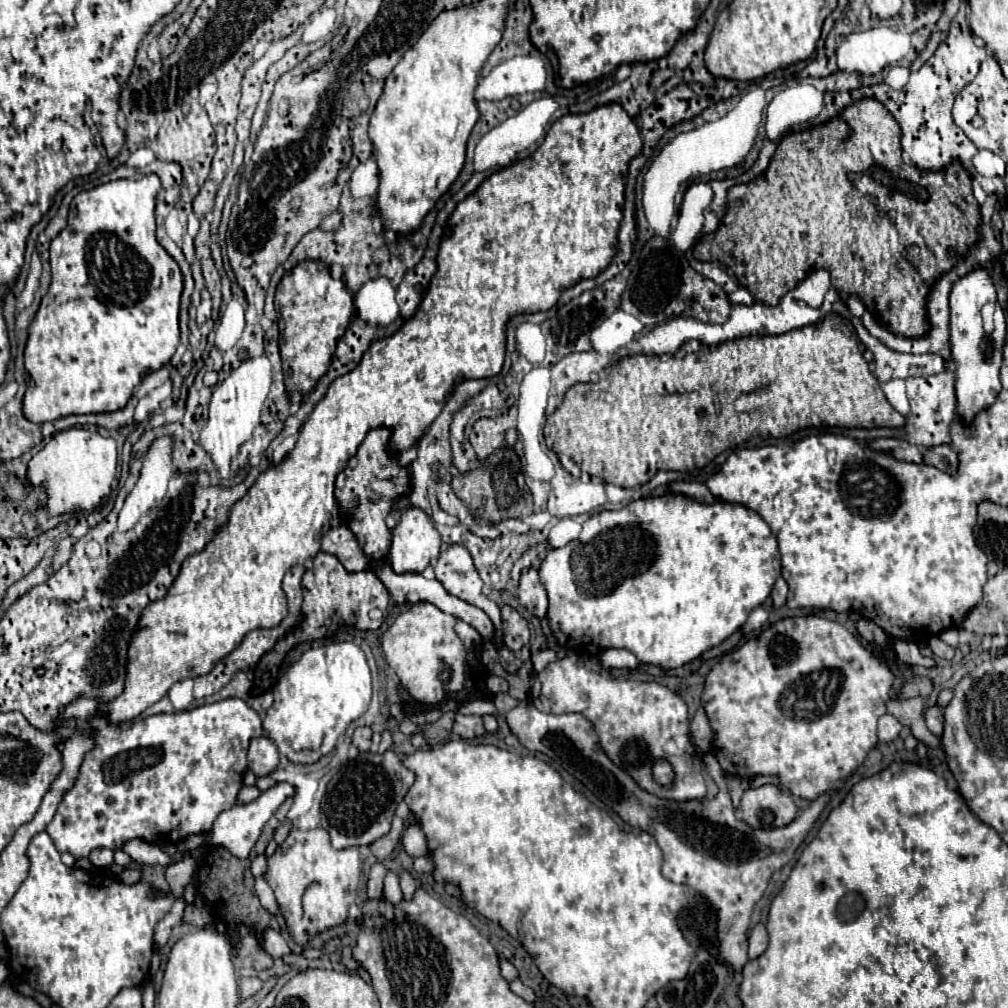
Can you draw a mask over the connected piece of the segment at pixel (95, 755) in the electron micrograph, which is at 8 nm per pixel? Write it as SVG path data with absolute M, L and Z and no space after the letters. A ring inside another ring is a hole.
M224 699L224 701L218 701L218 703L210 703L210 705L202 705L202 707L194 707L194 709L188 709L188 711L178 711L178 713L158 713L158 715L150 715L142 721L136 721L134 725L130 725L126 731L120 731L118 737L114 739L108 739L104 735L100 735L98 731L92 731L92 737L94 737L94 749L88 751L84 755L84 761L80 765L80 771L78 771L78 779L74 783L74 787L70 791L64 793L60 805L58 805L58 813L54 817L54 821L48 825L48 833L50 837L54 839L56 843L56 849L60 853L72 853L76 859L82 859L82 857L88 857L92 849L98 849L98 847L108 847L108 849L116 849L120 845L124 845L126 841L130 839L144 839L148 843L154 843L162 849L168 849L172 845L178 845L182 839L186 839L188 835L192 833L206 833L210 831L212 823L216 821L216 817L230 809L234 803L236 803L236 795L242 787L242 775L246 771L246 751L248 751L248 743L250 739L254 737L262 737L264 735L264 729L262 729L262 721L258 717L258 713L248 705L244 703L242 699Z

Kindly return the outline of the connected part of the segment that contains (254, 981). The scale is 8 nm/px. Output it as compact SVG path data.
M242 977L240 979L240 995L242 995L242 999L252 997L254 993L258 993L260 987L262 987L262 979L258 979L258 977Z

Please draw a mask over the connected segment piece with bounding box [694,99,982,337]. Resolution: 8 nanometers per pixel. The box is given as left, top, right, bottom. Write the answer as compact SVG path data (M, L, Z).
M862 99L860 103L840 113L836 119L820 127L786 135L780 141L768 169L760 177L756 177L748 185L734 185L728 191L728 211L722 219L724 227L720 225L716 233L704 235L702 241L694 247L694 257L702 261L720 261L726 267L730 267L738 283L746 287L756 297L756 301L762 301L764 305L778 305L778 301L790 289L794 289L810 271L826 269L832 275L834 289L846 295L858 295L858 299L862 299L862 303L868 309L874 309L876 317L880 319L882 325L886 325L886 329L890 329L890 333L900 335L900 337L922 337L922 333L930 329L930 325L926 325L926 293L930 293L930 285L934 285L934 281L938 281L938 277L942 277L946 269L952 269L956 261L960 261L970 251L970 247L976 241L980 241L978 227L982 225L982 215L980 215L980 205L972 195L970 175L962 173L962 185L960 185L960 179L956 183L946 181L946 173L932 173L932 171L922 171L918 167L906 165L902 159L900 137L902 137L900 125L894 121L888 109L876 99Z

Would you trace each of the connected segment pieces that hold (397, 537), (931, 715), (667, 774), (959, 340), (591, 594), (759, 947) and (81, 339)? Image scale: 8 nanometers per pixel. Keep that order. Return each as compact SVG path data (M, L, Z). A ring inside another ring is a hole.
M410 507L392 529L388 559L394 573L422 573L432 559L438 559L440 543L432 519L424 511Z
M928 707L926 709L926 727L934 733L934 735L942 735L944 729L944 717L942 717L942 709L940 707Z
M656 759L652 773L654 773L654 781L658 781L660 785L670 787L674 783L674 769L666 759Z
M980 269L972 271L960 281L956 281L950 293L950 341L952 341L952 361L956 365L956 419L964 425L970 425L976 413L990 407L998 393L1000 385L1000 365L1002 365L1002 347L1006 343L1006 317L1002 307L996 305L994 313L994 331L988 335L982 327L980 309L988 303L996 303L996 289L990 277L990 271Z
M666 493L662 497L644 497L644 499L628 503L620 511L602 511L600 515L584 523L578 539L570 541L562 549L548 551L540 567L540 581L544 583L548 591L548 599L550 599L548 623L550 623L554 637L558 639L562 647L574 653L590 653L590 655L598 655L610 647L616 647L616 649L622 647L622 649L632 651L642 663L658 665L664 669L674 669L674 667L682 667L690 663L692 659L700 657L710 647L720 645L734 631L738 631L746 623L750 611L766 601L778 575L780 575L780 551L778 551L776 537L766 525L766 521L756 511L746 509L744 505L738 505L738 503L710 503L710 505L698 503L696 499L688 495L680 495L680 493Z
M758 923L752 933L750 933L750 949L748 949L748 957L750 959L756 959L760 957L768 947L768 931L762 923Z
M142 175L138 179L118 179L104 183L100 187L94 187L90 191L82 191L74 197L70 205L70 215L68 215L68 225L52 239L50 243L50 265L52 265L52 283L48 293L44 295L40 309L30 323L28 329L28 343L24 351L24 361L26 361L26 371L30 375L30 381L34 383L32 391L26 391L24 395L24 417L32 423L48 423L66 415L84 415L84 413L110 413L124 409L126 403L130 401L134 389L142 383L142 379L158 371L164 363L168 363L180 343L180 327L178 327L178 317L180 317L180 295L182 295L182 273L178 263L158 245L156 241L156 197L160 191L160 179L158 175Z

